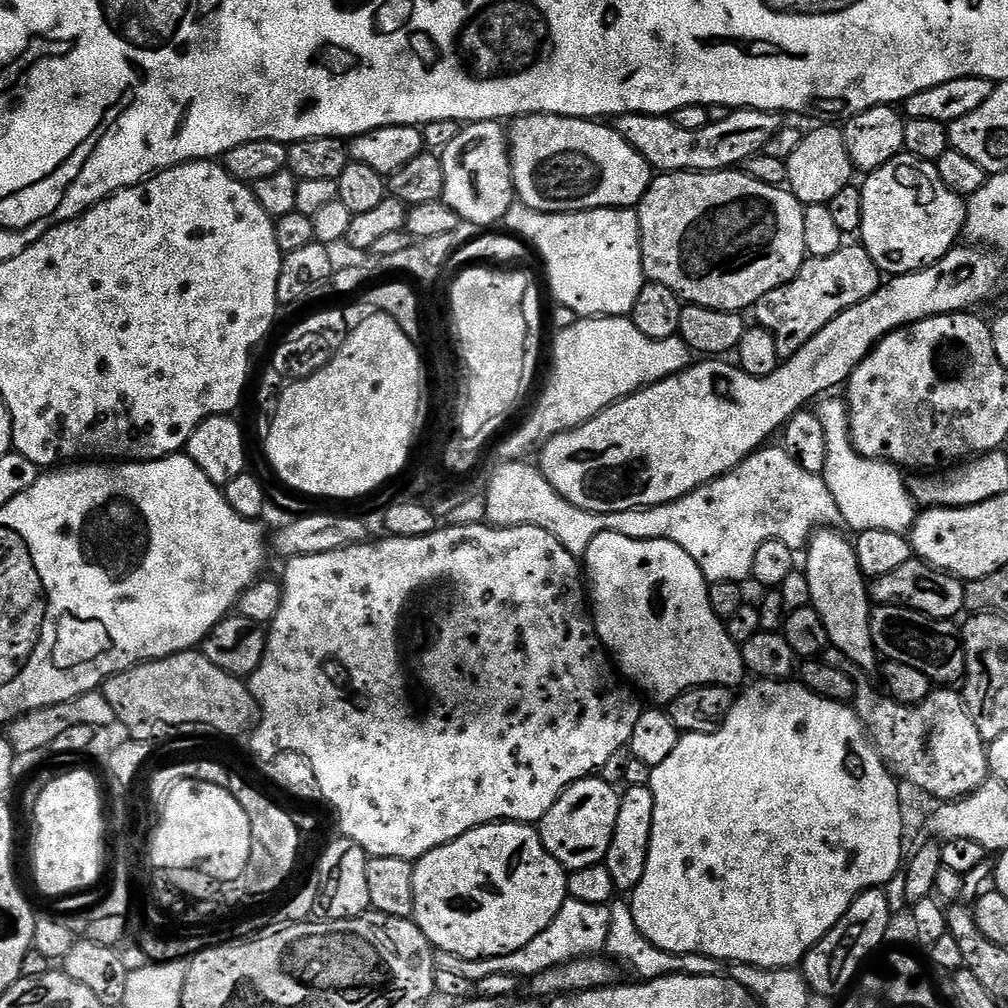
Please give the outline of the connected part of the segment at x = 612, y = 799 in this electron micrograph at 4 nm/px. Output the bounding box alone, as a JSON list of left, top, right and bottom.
[538,778,620,870]

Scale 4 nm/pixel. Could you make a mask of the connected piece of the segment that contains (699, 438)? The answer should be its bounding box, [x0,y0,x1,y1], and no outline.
[538,246,1004,513]

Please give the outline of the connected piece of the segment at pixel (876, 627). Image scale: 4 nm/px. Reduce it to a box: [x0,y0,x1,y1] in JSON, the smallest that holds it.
[870,604,965,686]

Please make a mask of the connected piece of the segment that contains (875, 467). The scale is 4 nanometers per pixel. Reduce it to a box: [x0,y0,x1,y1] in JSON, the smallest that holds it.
[818,398,918,534]

